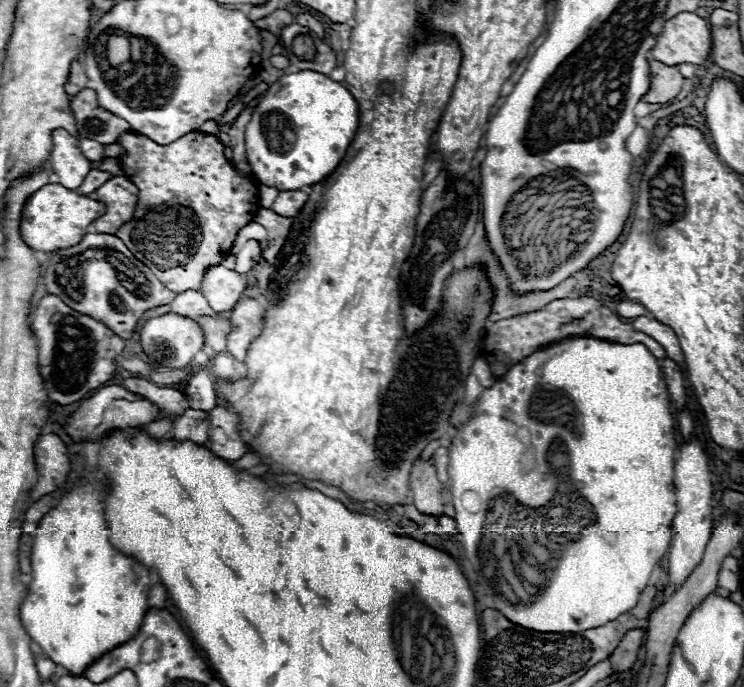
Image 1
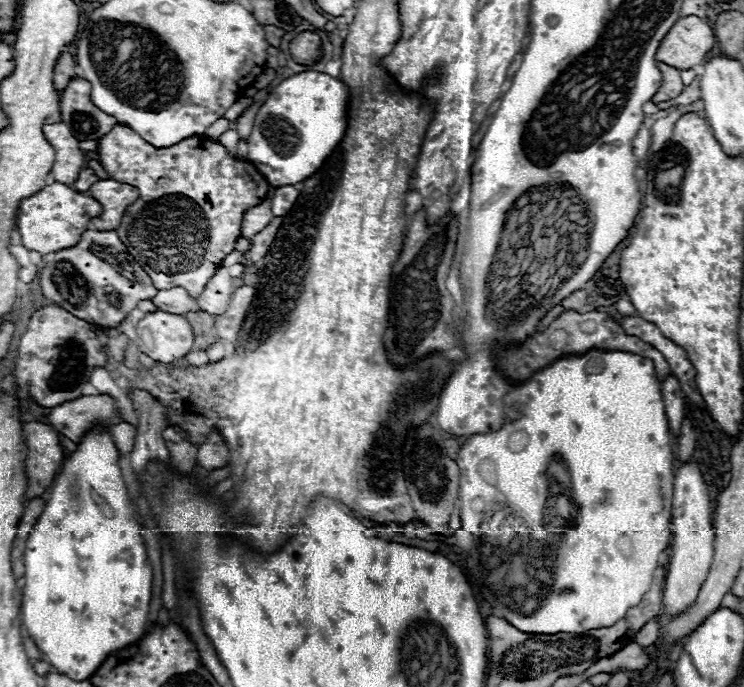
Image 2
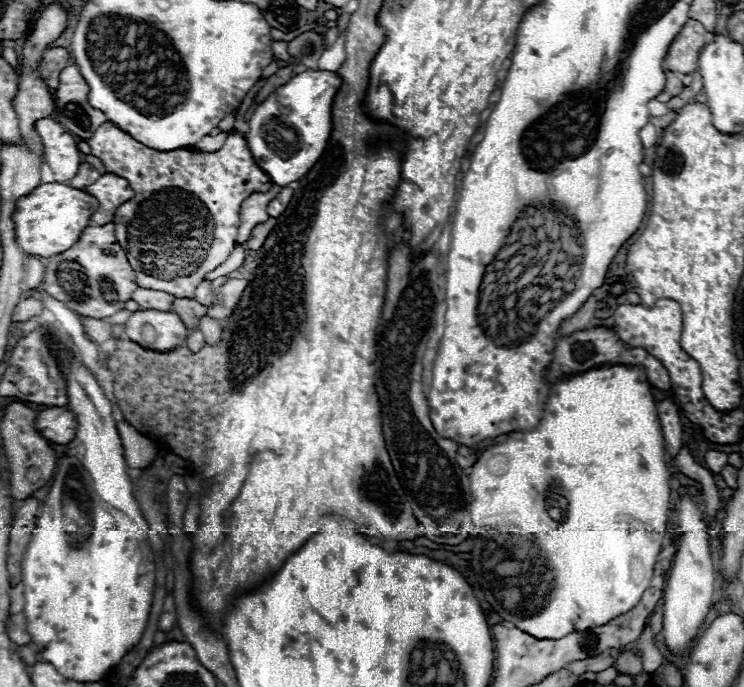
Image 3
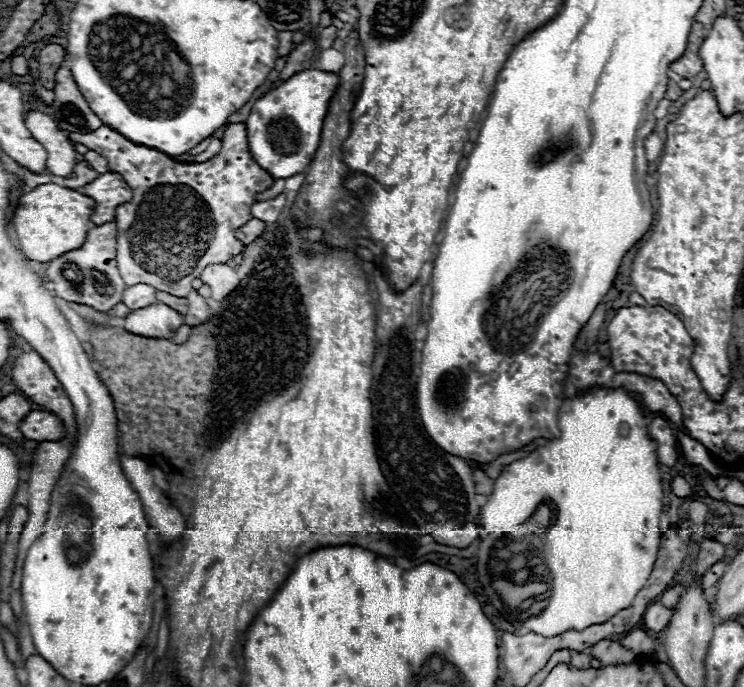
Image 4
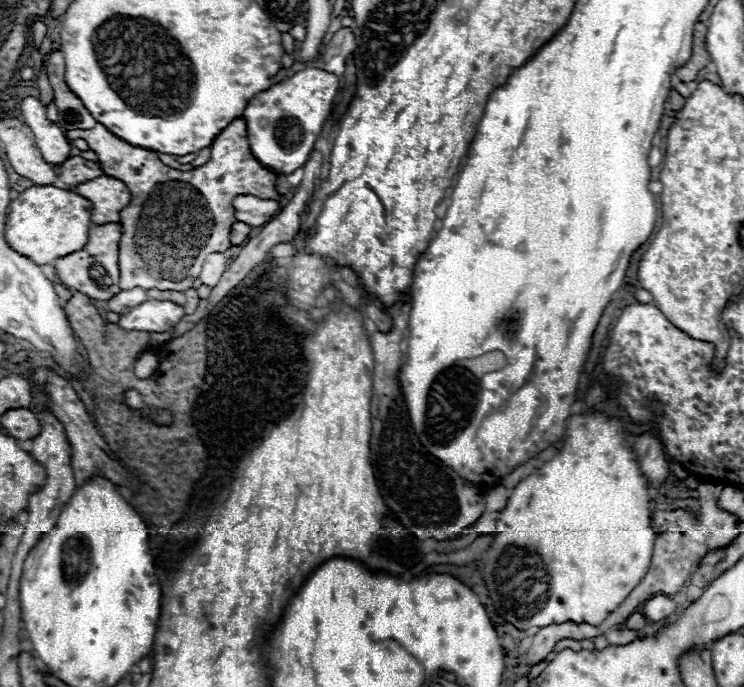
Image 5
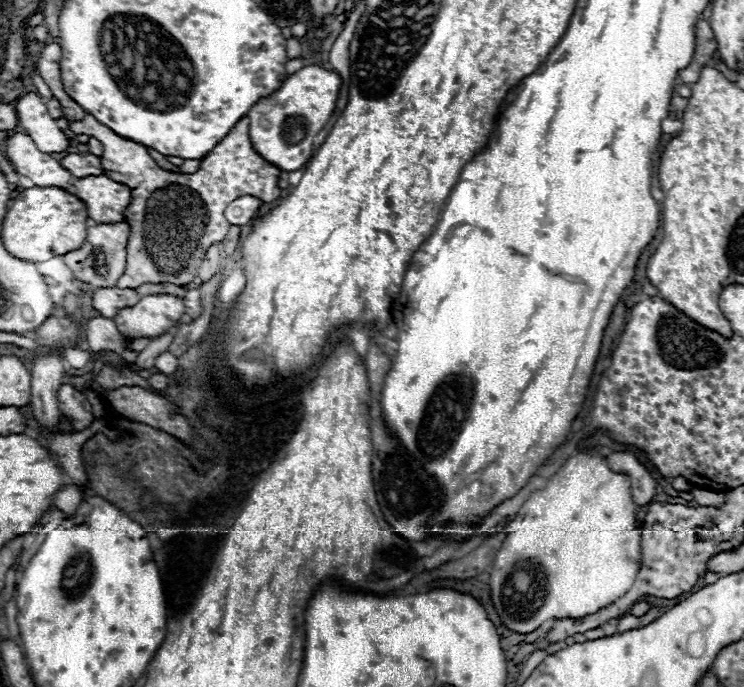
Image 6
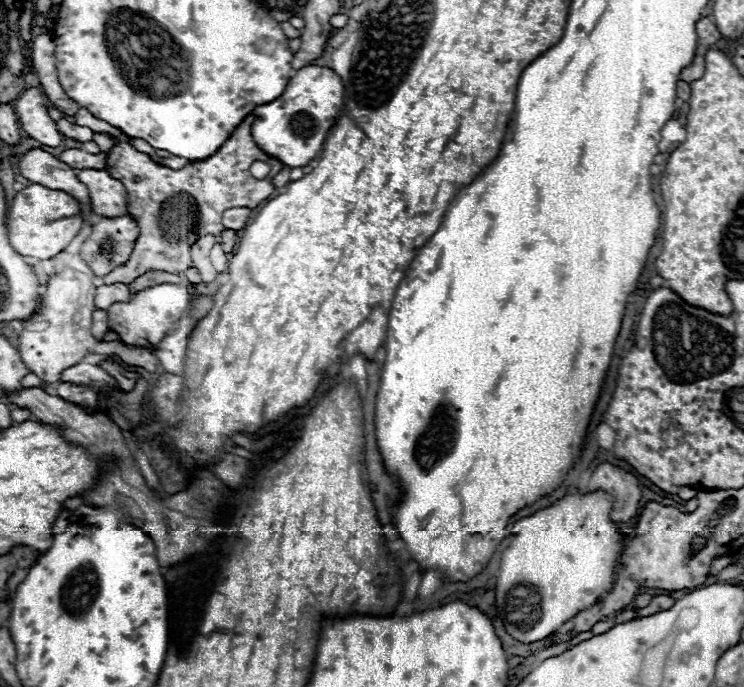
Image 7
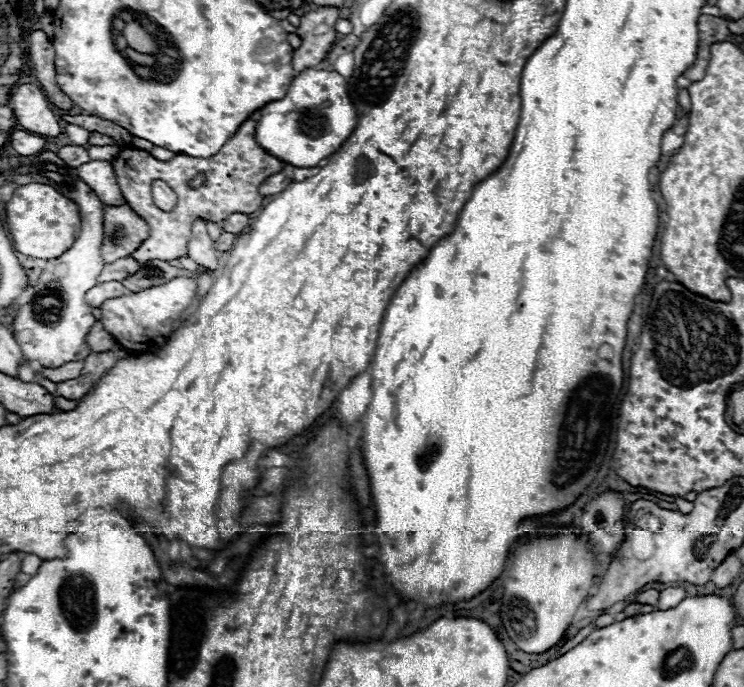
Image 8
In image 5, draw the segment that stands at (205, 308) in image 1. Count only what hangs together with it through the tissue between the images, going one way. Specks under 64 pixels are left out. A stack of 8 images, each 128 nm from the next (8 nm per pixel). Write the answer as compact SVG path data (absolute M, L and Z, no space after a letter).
M132 288L132 290L120 290L118 294L114 294L108 302L106 308L112 312L130 312L130 308L136 308L138 304L142 304L142 300L148 300L146 290L144 288Z

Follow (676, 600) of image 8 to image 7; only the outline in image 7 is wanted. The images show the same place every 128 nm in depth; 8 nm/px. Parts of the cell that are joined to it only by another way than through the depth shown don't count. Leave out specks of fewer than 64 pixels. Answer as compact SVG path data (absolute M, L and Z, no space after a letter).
M656 596L656 598L650 600L650 604L648 604L646 608L640 608L636 616L638 616L638 618L652 616L652 614L662 612L662 610L668 610L668 608L672 608L672 606L674 606L674 598L670 598L670 596Z

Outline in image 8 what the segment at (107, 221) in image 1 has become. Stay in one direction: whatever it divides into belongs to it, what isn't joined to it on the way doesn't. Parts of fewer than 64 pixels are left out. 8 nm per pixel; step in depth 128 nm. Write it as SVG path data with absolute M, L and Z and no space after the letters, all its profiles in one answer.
M90 160L82 166L78 166L78 176L82 176L82 180L86 180L86 184L90 184L90 188L102 200L102 204L106 204L106 206L126 204L126 200L118 188L118 182L116 182L110 162Z

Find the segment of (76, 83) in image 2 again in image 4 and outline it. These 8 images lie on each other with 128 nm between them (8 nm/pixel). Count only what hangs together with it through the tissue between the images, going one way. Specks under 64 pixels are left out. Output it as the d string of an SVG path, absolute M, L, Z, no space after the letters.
M60 66L54 86L54 122L66 132L92 132L102 126L102 120L90 110L80 88L76 86L68 66Z

